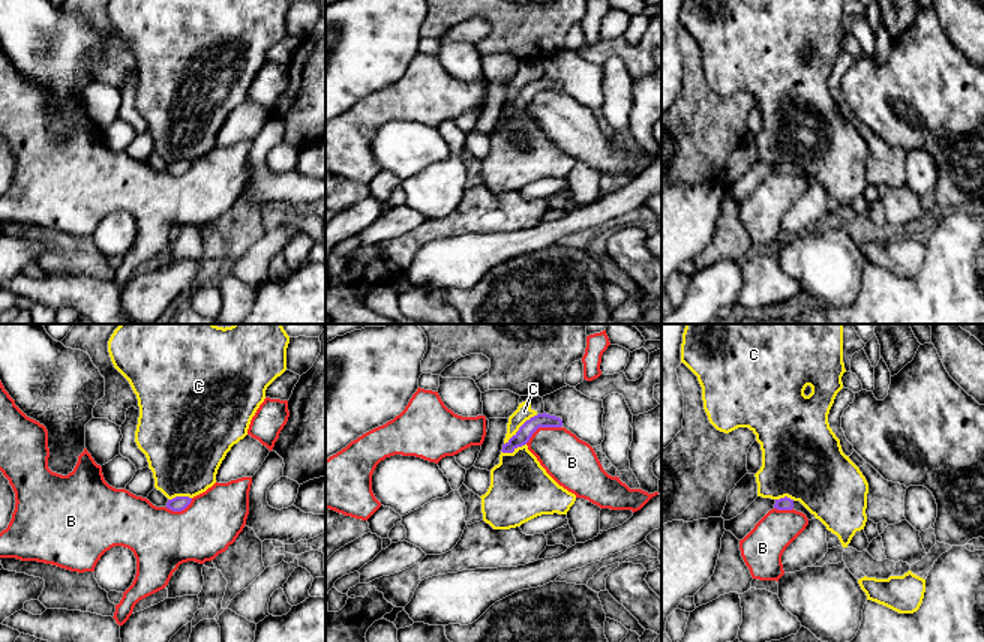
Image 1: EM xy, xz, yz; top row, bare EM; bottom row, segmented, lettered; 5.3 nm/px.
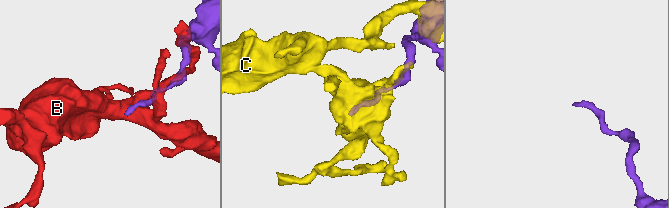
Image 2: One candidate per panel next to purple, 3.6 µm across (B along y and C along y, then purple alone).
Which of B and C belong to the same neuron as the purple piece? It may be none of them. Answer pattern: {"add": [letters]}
{"add": []}

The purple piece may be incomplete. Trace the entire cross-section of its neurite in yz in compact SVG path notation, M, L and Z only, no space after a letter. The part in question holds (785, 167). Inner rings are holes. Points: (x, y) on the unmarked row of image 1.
M788 160L776 164L774 172L777 174L796 174L807 180L808 184L816 183L800 165L794 165Z

